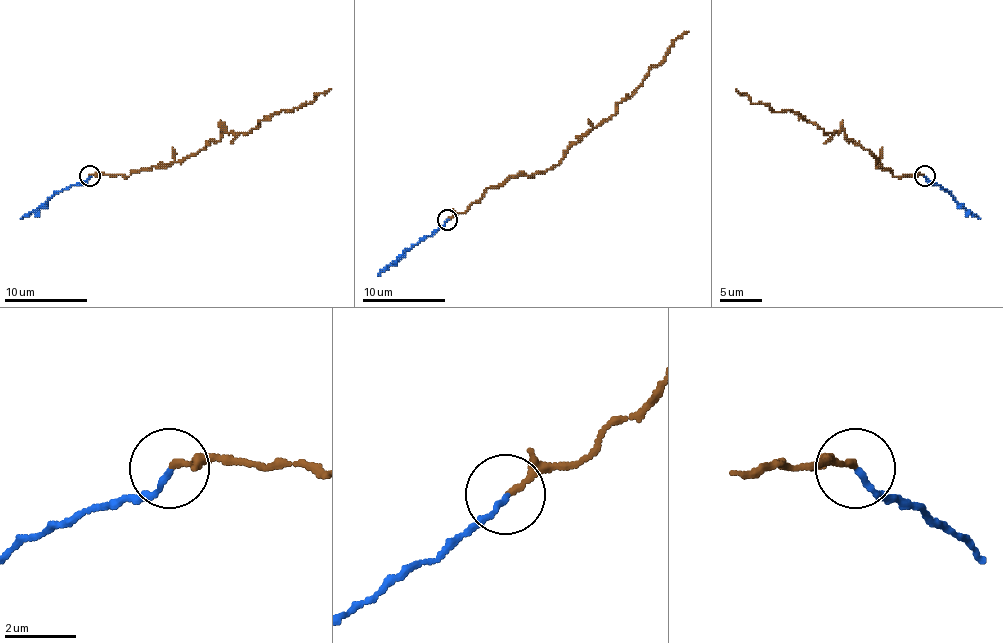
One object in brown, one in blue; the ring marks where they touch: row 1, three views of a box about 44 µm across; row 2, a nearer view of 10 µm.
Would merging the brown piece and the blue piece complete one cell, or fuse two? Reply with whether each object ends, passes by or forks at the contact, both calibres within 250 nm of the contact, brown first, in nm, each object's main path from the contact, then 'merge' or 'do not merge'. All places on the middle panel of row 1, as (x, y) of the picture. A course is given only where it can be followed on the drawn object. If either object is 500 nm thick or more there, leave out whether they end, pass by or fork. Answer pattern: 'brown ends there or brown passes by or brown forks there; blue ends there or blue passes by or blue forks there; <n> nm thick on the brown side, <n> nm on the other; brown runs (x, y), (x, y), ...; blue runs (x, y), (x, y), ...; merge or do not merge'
brown ends there; blue ends there; 160 nm thick on the brown side, 150 nm on the other; brown runs (446, 219), (511, 177), (555, 167), (569, 148), (615, 113), (667, 48), (688, 32); blue runs (446, 219), (378, 275); merge

